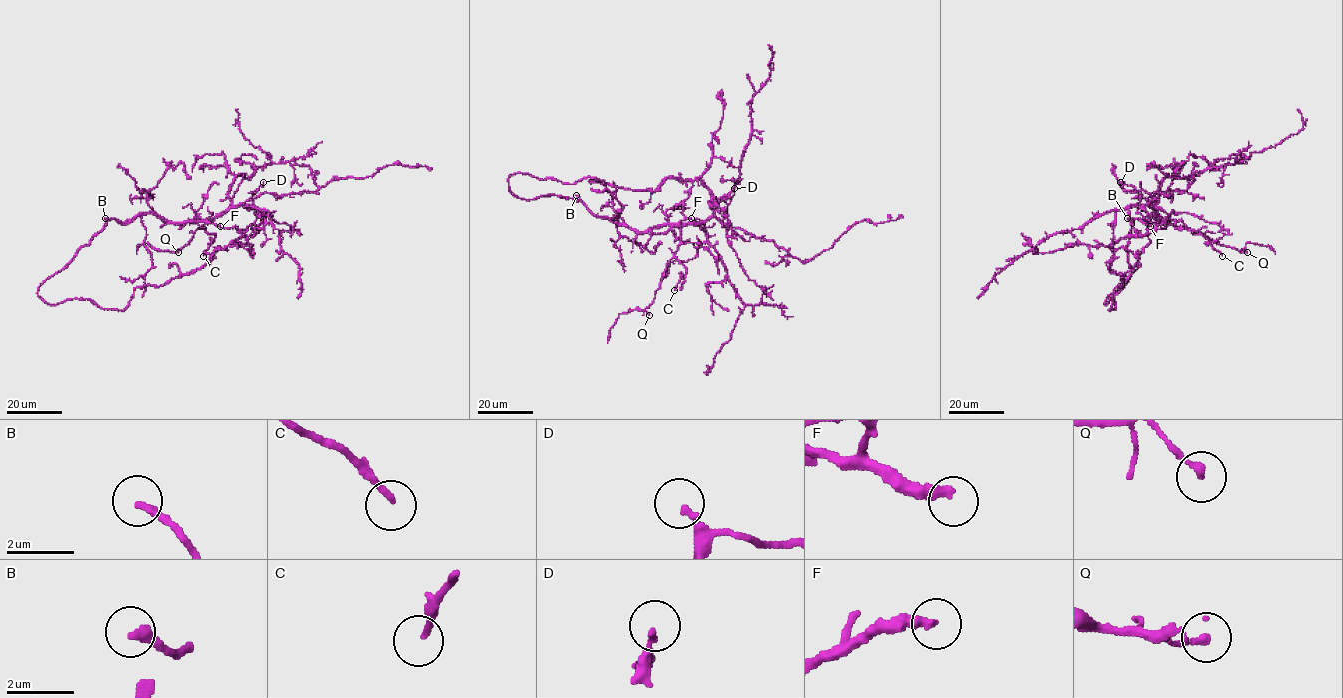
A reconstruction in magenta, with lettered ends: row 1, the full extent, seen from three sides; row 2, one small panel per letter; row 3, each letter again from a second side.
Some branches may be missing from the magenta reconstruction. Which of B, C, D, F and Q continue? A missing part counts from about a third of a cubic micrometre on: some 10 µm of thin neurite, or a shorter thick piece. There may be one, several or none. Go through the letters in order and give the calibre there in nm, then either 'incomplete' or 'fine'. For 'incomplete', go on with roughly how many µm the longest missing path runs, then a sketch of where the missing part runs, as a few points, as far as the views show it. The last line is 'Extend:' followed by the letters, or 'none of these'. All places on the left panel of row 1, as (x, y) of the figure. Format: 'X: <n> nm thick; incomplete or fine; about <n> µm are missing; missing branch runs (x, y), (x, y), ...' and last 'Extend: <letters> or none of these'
B: 260 nm thick; incomplete; about 120 µm are missing
C: 170 nm thick; incomplete; about 45 µm are missing; missing branch runs (203, 256), (187, 270), (176, 268), (169, 279), (158, 277), (153, 268)
D: 170 nm thick; fine
F: 320 nm thick; fine
Q: 200 nm thick; fine
Extend: B, C

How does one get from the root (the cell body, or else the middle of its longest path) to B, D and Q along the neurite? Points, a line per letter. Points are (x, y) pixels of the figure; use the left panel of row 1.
B: (84, 247), (109, 219), (105, 218)
D: (84, 247), (112, 219), (123, 222), (154, 213), (171, 222), (213, 219), (247, 201), (263, 182)
Q: (84, 247), (112, 219), (123, 222), (147, 213), (171, 222), (209, 219), (185, 245), (174, 252), (178, 252)

